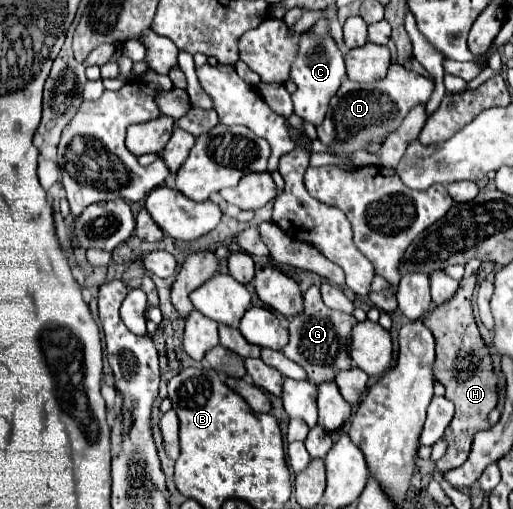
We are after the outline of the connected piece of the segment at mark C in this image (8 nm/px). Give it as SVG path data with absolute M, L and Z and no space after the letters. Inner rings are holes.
M311 33L303 35L303 43L299 45L299 57L295 59L295 65L291 65L291 81L297 83L297 91L291 95L295 113L309 121L311 125L321 125L329 107L331 97L339 91L339 85L347 79L343 55L337 49L333 37L315 37Z

